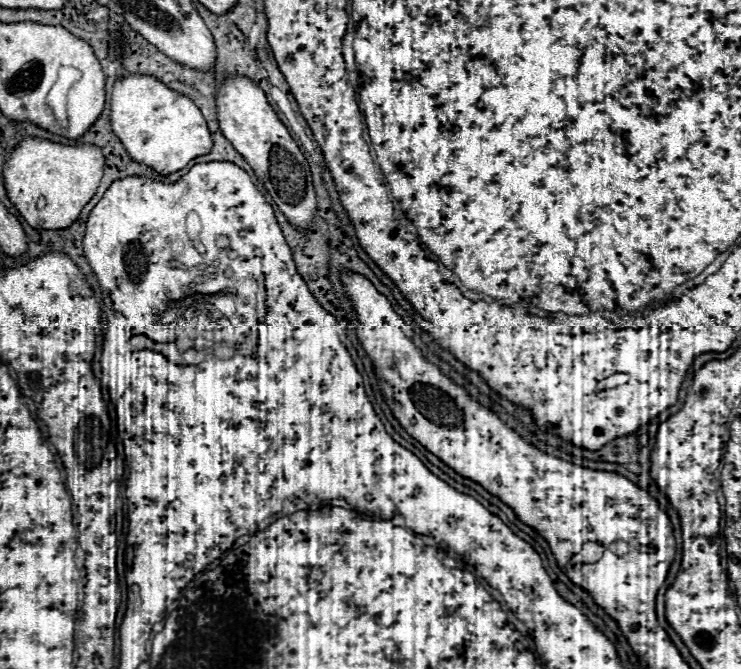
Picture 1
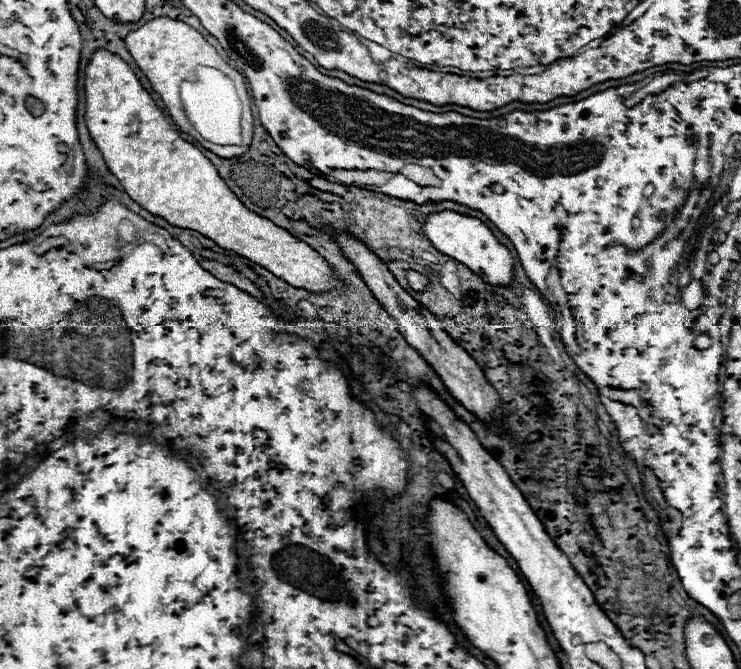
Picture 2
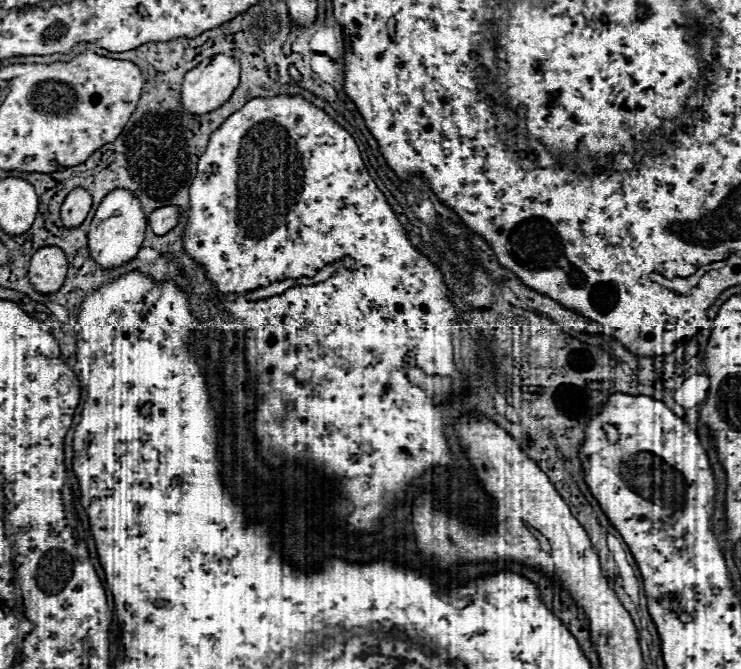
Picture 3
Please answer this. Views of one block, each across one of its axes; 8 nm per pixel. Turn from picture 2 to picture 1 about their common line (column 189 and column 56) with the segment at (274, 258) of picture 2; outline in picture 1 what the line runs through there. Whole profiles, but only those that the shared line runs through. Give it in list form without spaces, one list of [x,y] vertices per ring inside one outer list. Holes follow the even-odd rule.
[[[24,136],[4,158],[6,196],[32,228],[68,228],[80,216],[84,204],[96,194],[104,174],[104,162],[104,154],[94,144],[66,146],[36,136]]]

